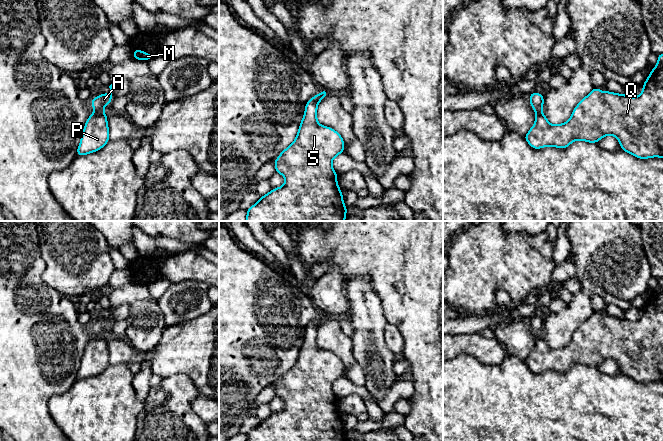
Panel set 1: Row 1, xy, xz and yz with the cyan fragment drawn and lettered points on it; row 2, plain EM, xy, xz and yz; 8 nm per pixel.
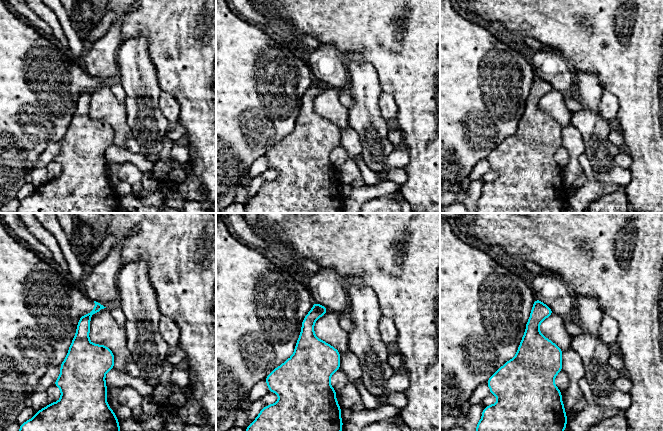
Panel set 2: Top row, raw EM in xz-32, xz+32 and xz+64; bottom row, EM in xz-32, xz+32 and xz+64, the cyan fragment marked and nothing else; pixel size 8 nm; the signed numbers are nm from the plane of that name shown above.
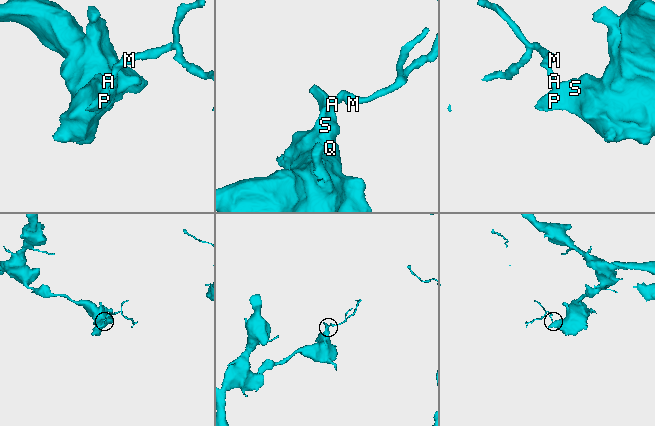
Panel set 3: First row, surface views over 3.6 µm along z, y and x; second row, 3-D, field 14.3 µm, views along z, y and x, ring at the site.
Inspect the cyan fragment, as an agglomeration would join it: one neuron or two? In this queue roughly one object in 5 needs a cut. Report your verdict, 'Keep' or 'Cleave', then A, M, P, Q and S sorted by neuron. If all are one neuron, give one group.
Cleave. Groups: A M / P Q S

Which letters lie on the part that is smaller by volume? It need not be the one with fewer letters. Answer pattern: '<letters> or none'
A, M

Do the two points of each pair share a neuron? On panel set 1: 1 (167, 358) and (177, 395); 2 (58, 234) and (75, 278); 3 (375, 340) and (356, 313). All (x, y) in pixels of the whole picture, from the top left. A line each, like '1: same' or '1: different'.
1: different
2: same
3: same

